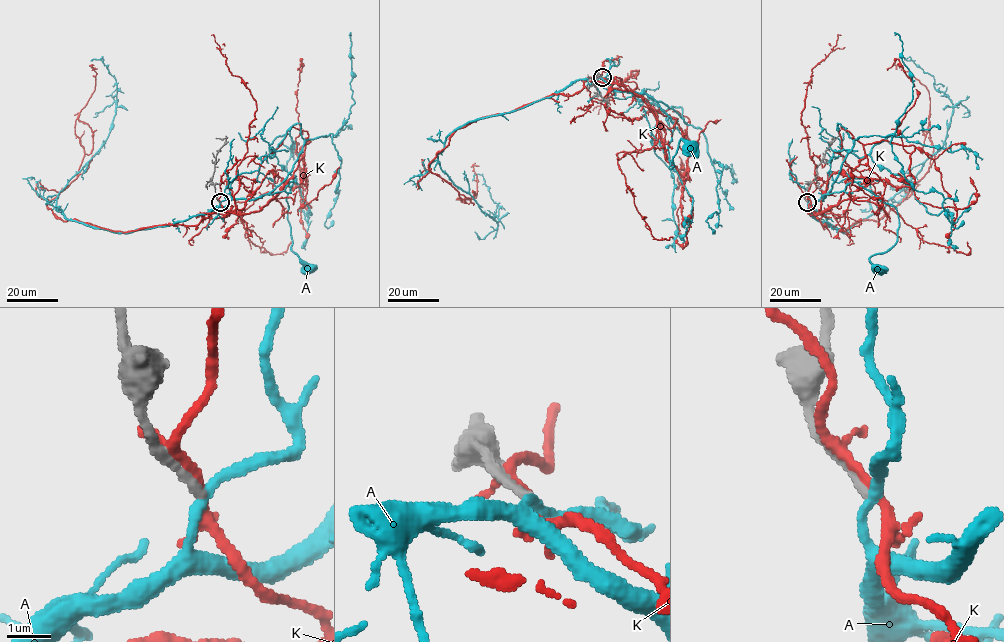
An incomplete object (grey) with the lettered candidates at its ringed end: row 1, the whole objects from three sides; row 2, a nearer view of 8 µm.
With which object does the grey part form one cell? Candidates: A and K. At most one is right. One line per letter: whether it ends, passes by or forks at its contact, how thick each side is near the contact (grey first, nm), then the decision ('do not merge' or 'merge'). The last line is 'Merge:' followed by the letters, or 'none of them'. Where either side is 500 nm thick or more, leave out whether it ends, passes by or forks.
A: it passes by; 220 nm thick on the grey side, 240 nm on the other; do not merge
K: it forks there; 300 nm thick on the grey side, 190 nm on the other; do not merge
Merge: none of them

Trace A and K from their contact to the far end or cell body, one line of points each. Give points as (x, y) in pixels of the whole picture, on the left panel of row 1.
A: (220, 202), (225, 206), (232, 199), (254, 200), (283, 191), (292, 182), (286, 200), (291, 249), (306, 269)
K: (219, 201), (226, 211), (194, 225), (128, 232), (63, 221), (47, 206), (77, 177), (75, 121), (97, 68)

